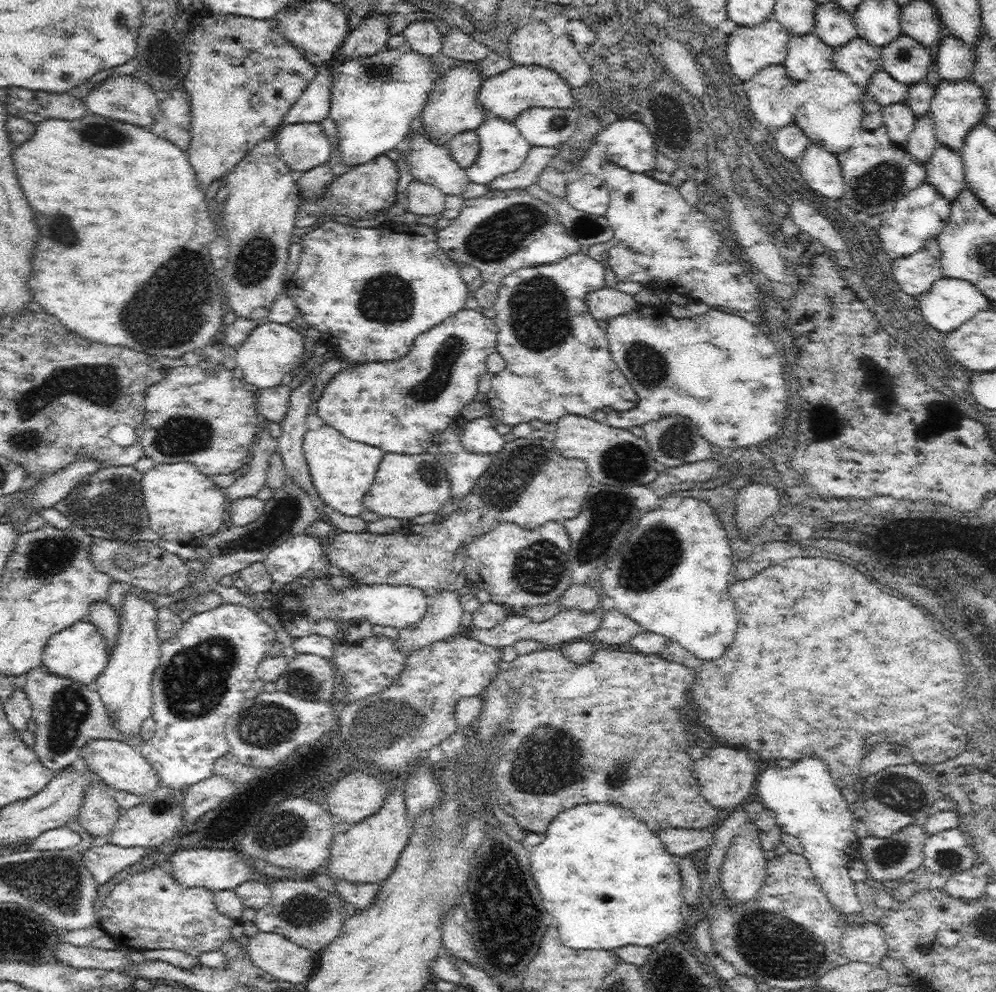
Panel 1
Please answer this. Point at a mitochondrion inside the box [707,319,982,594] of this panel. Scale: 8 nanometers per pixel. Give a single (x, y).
(938, 419)

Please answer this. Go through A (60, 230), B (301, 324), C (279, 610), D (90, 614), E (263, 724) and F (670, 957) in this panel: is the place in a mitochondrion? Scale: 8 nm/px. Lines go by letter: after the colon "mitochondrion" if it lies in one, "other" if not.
A: mitochondrion
B: other
C: other
D: other
E: mitochondrion
F: mitochondrion

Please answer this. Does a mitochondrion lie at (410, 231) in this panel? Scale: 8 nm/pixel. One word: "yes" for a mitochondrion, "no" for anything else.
no

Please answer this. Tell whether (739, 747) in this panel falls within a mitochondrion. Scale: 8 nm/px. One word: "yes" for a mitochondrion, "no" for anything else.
no

